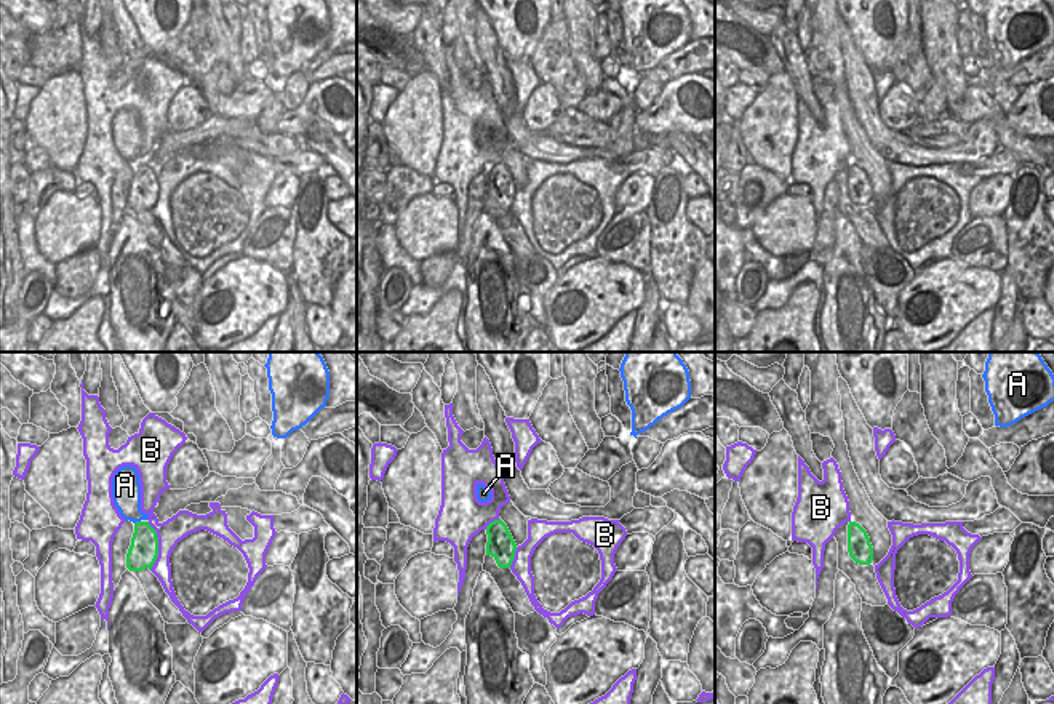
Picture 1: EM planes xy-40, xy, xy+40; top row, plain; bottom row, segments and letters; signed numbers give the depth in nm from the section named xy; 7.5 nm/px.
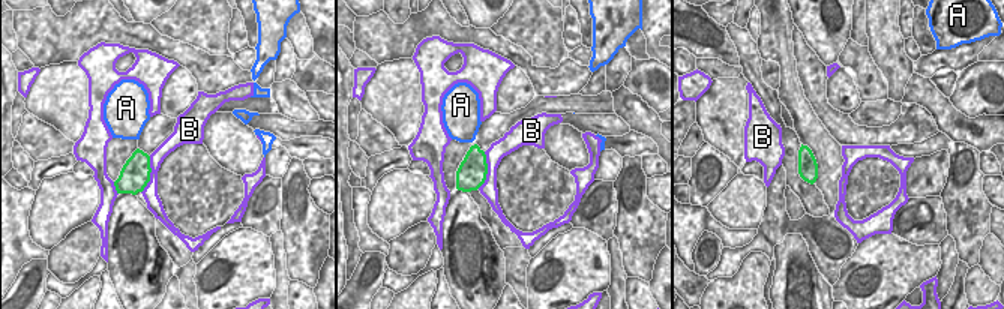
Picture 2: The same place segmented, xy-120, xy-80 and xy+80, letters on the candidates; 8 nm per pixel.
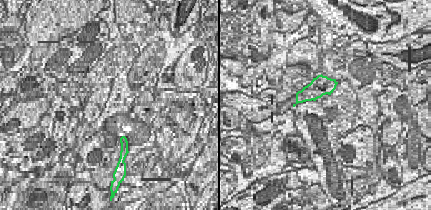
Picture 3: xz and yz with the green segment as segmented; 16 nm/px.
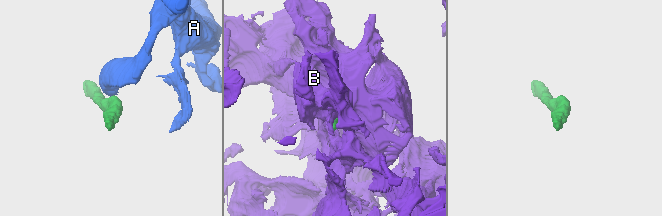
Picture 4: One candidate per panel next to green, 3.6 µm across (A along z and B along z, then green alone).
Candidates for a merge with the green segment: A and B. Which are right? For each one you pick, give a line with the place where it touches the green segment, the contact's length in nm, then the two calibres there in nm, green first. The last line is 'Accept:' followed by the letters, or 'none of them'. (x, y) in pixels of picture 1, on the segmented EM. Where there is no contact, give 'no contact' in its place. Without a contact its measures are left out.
Accept: none of them

